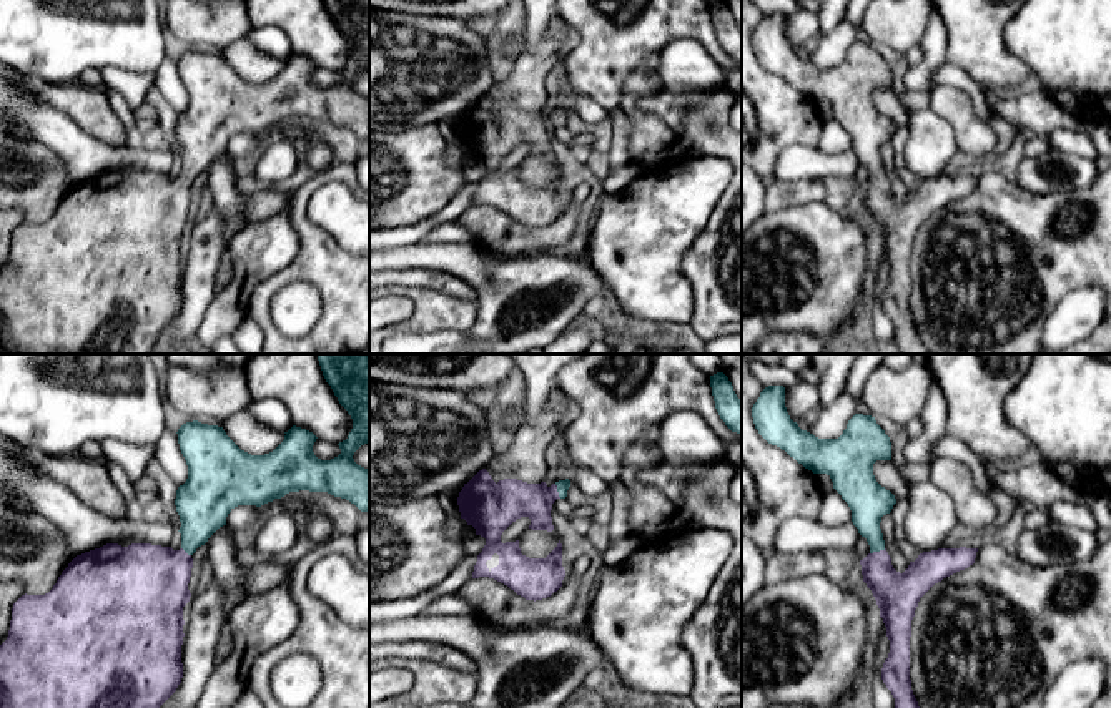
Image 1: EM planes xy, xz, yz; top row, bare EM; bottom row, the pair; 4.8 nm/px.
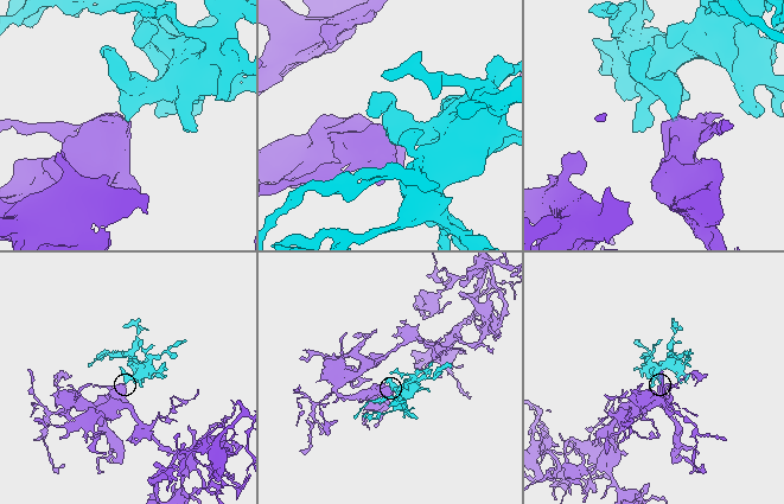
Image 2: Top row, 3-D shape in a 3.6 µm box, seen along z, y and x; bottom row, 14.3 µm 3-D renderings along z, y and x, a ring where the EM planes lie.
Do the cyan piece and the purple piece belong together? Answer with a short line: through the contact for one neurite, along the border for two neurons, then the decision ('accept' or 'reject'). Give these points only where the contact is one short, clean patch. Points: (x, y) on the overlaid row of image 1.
line yz (869, 501), (869, 527), (877, 550), (878, 575), (897, 595); accept

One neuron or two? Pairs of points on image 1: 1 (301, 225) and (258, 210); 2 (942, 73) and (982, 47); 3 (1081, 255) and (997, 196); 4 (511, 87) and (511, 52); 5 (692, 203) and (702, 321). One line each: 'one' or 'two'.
1: two
2: two
3: one
4: two
5: two

